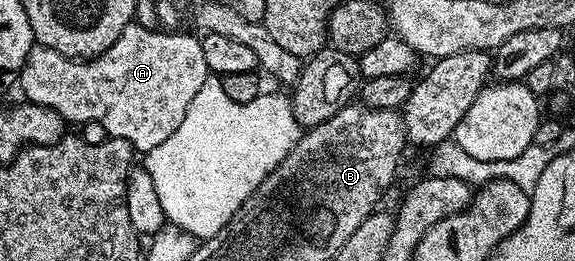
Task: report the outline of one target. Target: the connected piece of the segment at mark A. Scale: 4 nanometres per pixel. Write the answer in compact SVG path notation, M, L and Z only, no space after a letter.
M131 24L123 28L118 39L103 54L89 60L75 60L36 44L30 49L30 55L20 71L20 86L22 82L25 101L52 108L70 124L99 122L109 137L124 140L135 151L152 150L156 144L164 144L164 140L168 140L168 136L180 128L180 120L184 120L188 104L192 104L196 92L200 92L200 87L211 77L208 64L204 64L201 41L182 33L149 30L148 27Z

